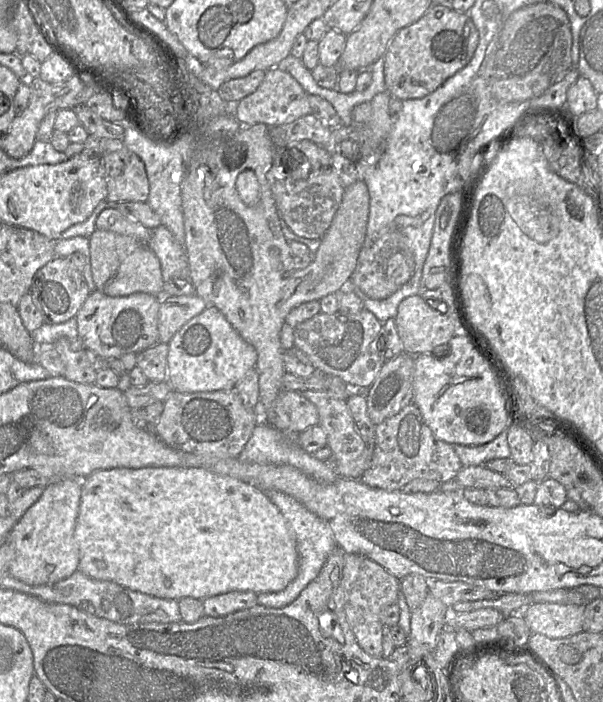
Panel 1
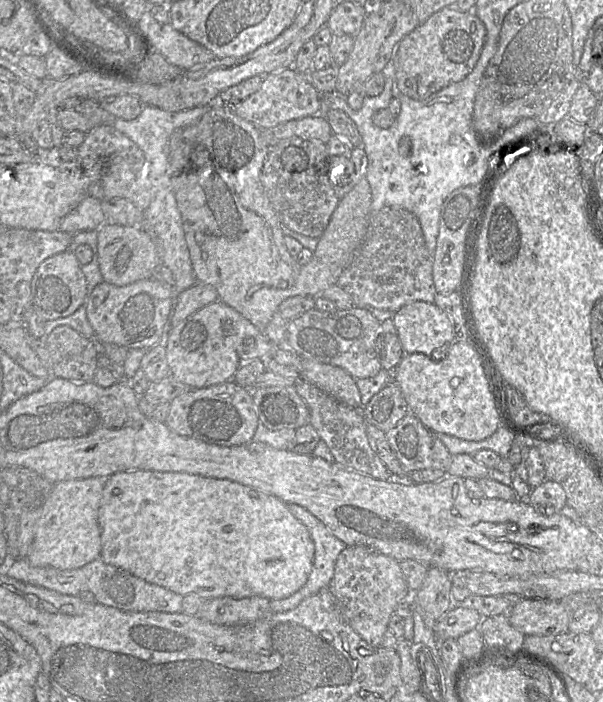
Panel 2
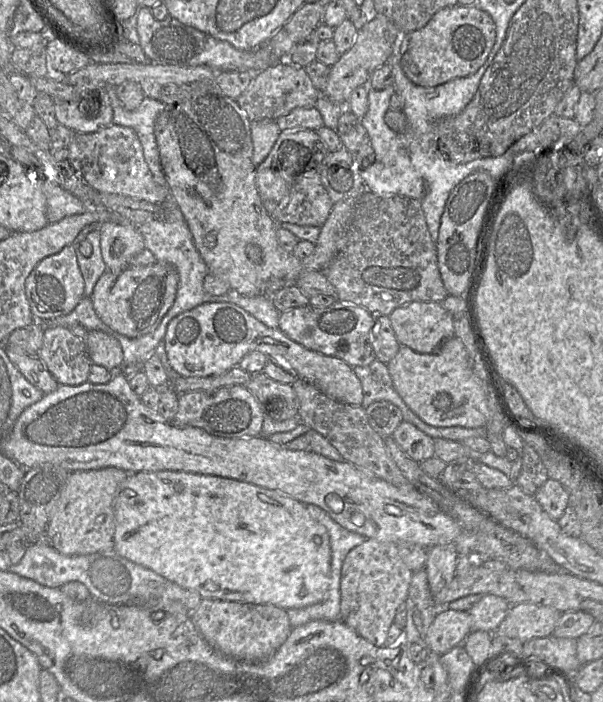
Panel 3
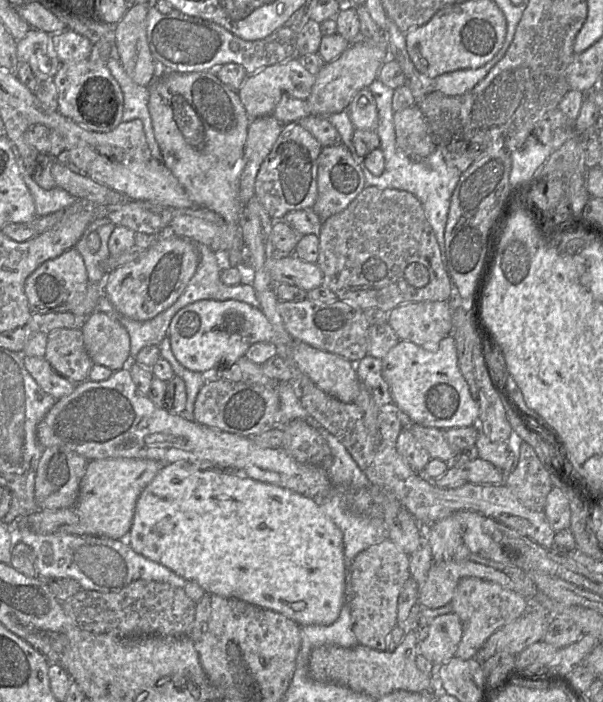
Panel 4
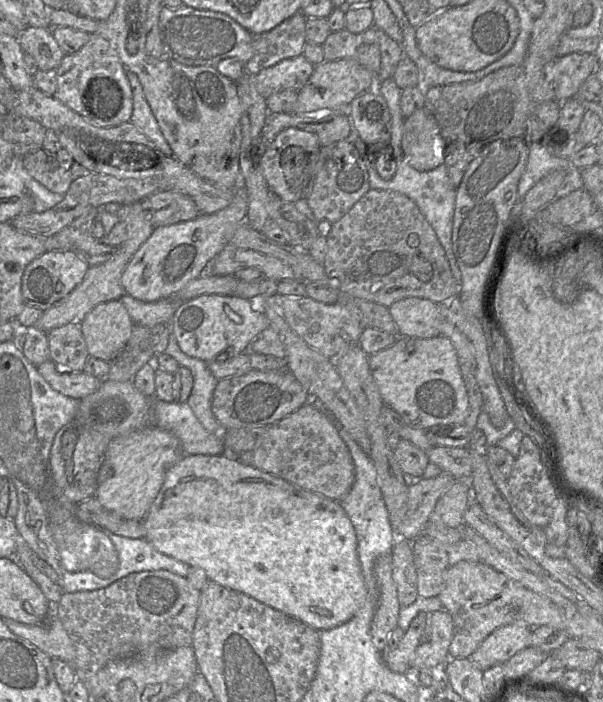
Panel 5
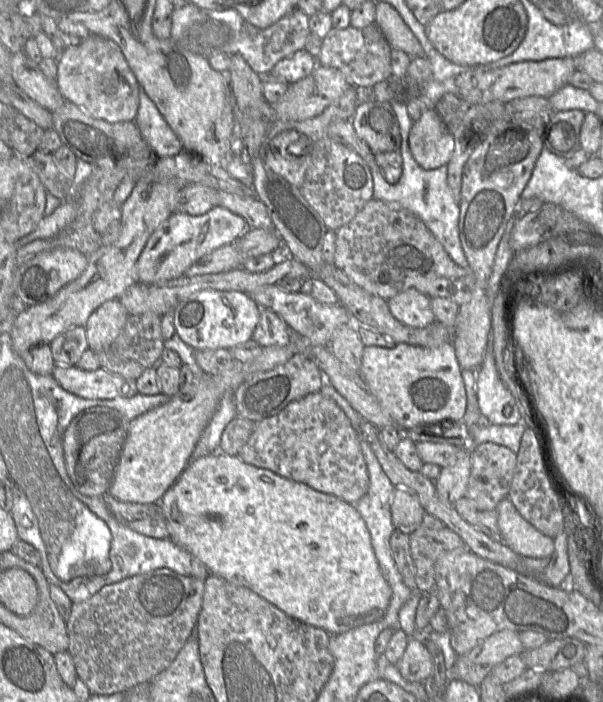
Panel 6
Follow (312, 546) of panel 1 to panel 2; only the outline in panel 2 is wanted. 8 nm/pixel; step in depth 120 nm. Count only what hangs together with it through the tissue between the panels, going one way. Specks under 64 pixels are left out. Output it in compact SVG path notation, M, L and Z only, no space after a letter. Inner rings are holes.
M287 504L287 507L291 514L307 528L315 546L315 553L312 571L305 585L287 598L269 601L274 613L290 611L304 599L329 587L334 577L337 558L348 547L303 507L294 504Z

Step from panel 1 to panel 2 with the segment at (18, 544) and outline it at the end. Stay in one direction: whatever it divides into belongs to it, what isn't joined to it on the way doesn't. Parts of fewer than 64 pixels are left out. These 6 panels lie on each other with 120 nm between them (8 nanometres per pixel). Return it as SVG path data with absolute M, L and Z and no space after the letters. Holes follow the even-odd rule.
M90 477L58 482L45 501L26 559L34 566L75 569L101 552L98 510L106 478Z

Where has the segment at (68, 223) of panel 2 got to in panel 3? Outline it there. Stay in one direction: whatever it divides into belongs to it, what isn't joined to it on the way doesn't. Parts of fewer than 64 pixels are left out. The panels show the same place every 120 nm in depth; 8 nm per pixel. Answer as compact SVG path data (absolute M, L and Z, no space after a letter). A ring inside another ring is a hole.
M41 178L41 189L46 198L48 223L56 223L67 216L83 214L89 210L88 206L78 197L45 178Z

